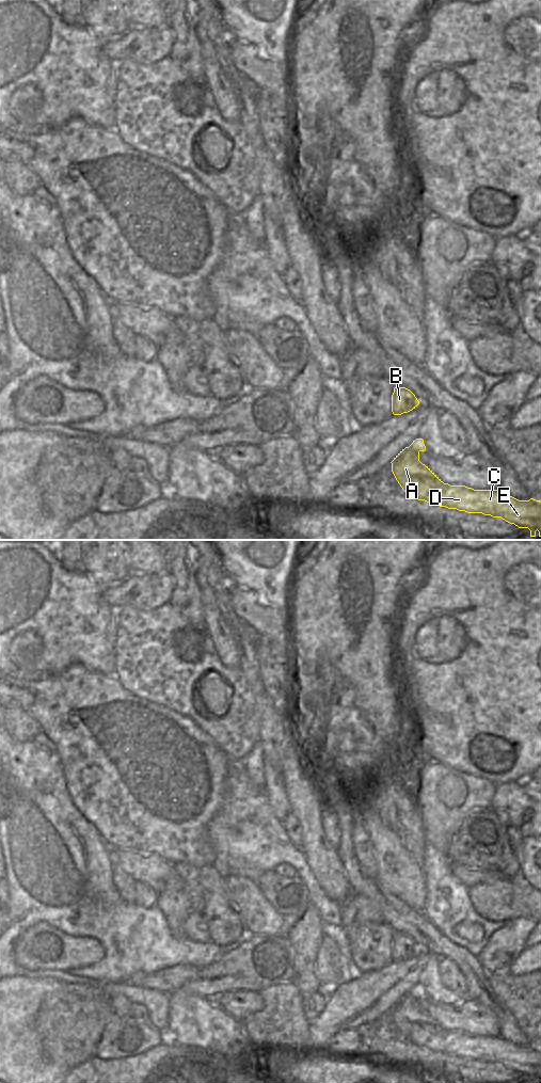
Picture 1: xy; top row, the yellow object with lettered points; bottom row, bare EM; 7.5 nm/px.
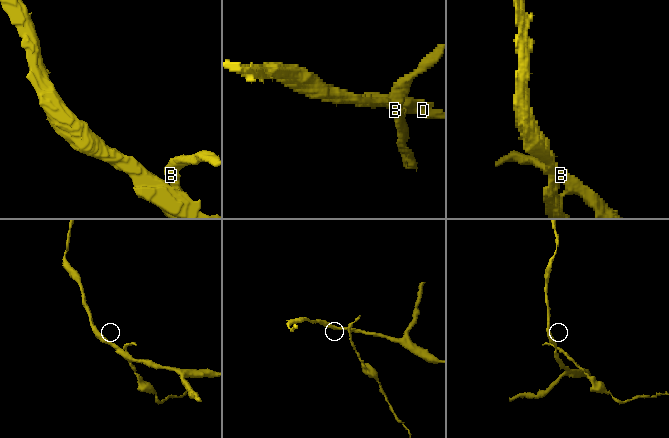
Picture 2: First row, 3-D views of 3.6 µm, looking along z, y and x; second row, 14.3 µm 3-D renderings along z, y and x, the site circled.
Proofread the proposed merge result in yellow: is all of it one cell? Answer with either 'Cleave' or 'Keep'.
Cleave.

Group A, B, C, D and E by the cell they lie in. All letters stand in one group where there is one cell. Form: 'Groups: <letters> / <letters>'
Groups: A C D E / B.

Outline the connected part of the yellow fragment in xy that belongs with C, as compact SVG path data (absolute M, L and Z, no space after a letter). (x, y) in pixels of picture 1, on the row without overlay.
M405 993L391 1008L392 1018L410 1042L431 1051L467 1060L502 1064L519 1074L528 1074L530 1083L541 1083L541 1048L519 1047L499 1036L474 1036L465 1032L444 1030L419 1007L419 998Z

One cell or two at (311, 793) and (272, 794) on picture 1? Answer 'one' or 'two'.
two

